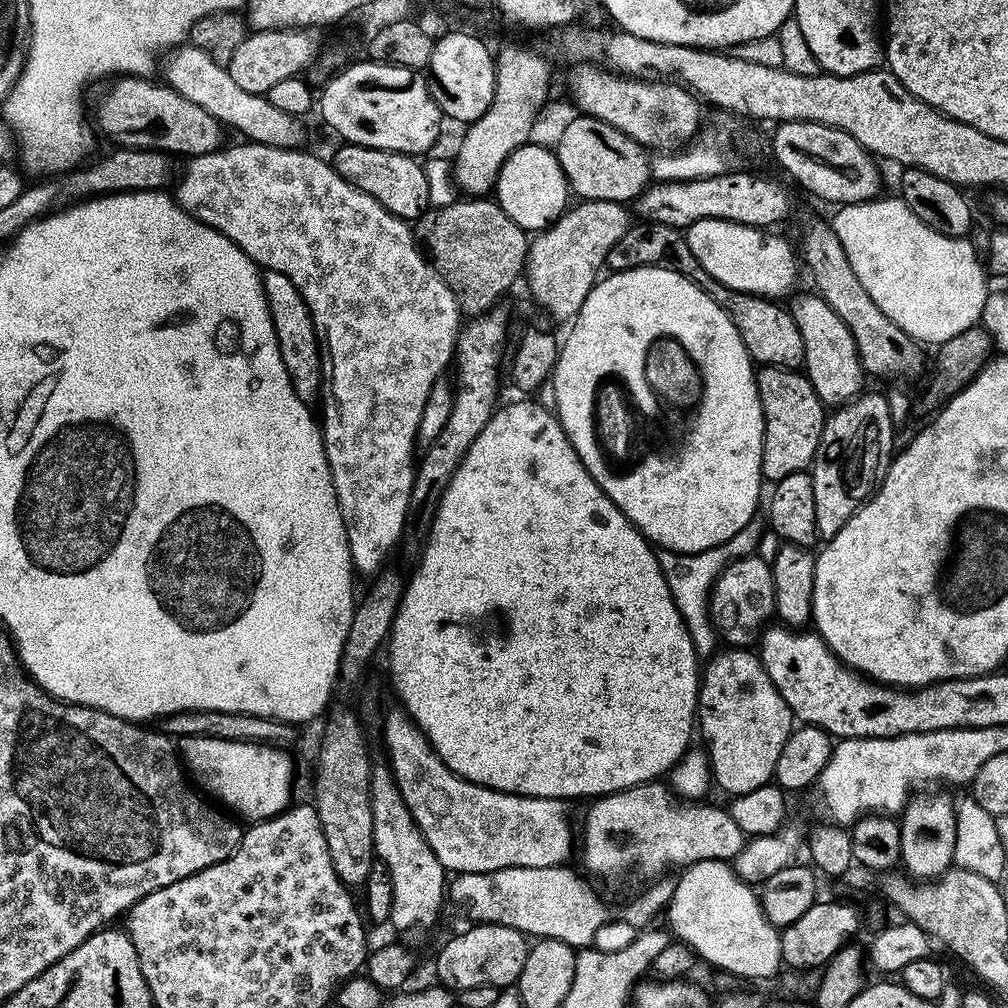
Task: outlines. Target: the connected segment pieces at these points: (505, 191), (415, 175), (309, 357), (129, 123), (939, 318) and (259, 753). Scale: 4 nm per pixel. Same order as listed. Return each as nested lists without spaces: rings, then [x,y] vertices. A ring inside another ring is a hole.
[[[536,143],[523,144],[518,150],[514,150],[514,154],[510,154],[510,158],[506,158],[506,162],[500,167],[494,189],[496,203],[500,205],[502,210],[506,210],[508,217],[519,228],[524,229],[529,234],[536,234],[547,228],[565,212],[570,204],[570,199],[568,200],[568,196],[570,197],[568,180],[564,177],[564,171],[558,162],[555,151],[551,147],[543,148],[542,145]]]
[[[347,142],[339,146],[341,148],[330,156],[330,163],[346,183],[370,194],[370,198],[380,202],[390,214],[394,214],[400,220],[415,222],[423,212],[428,211],[426,174],[423,163],[417,157]]]
[[[265,271],[262,279],[278,350],[282,354],[282,362],[290,374],[290,382],[294,386],[298,398],[312,402],[312,399],[315,396],[317,399],[322,392],[322,365],[320,343],[316,337],[310,310],[302,298],[302,294],[298,294],[298,286],[294,286],[294,282],[290,282],[290,278],[286,278],[286,274]]]
[[[129,75],[113,79],[100,100],[95,127],[99,131],[101,128],[113,140],[112,144],[121,149],[152,149],[167,154],[177,152],[183,158],[219,152],[225,143],[226,132],[214,115],[208,114],[172,87],[152,82],[148,78]]]
[[[884,199],[847,205],[844,220],[834,224],[858,282],[866,286],[866,294],[874,298],[878,310],[890,322],[924,346],[938,346],[954,334],[962,334],[962,330],[977,327],[990,286],[985,265],[970,242],[938,234],[921,220],[904,220],[909,215],[906,205]]]
[[[181,736],[178,751],[187,775],[209,797],[217,796],[212,798],[237,817],[245,816],[248,822],[268,820],[293,803],[292,760],[284,753],[287,751],[283,747],[254,742],[222,742],[222,738]]]

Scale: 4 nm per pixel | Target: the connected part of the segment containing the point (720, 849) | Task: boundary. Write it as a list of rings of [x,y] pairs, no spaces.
[[[664,782],[635,784],[623,792],[593,799],[584,816],[583,871],[600,880],[641,876],[652,882],[663,877],[671,864],[687,866],[699,860],[735,861],[746,843],[744,832],[738,830],[727,810],[708,803],[681,802]]]

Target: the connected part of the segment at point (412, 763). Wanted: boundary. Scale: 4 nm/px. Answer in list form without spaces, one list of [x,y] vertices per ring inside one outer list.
[[[395,706],[384,716],[384,748],[388,751],[386,763],[392,770],[398,790],[426,838],[430,850],[452,874],[461,872],[493,872],[507,868],[558,868],[569,863],[572,856],[572,824],[568,821],[565,801],[550,796],[515,796],[463,780],[442,762],[432,743],[412,723],[403,707]]]

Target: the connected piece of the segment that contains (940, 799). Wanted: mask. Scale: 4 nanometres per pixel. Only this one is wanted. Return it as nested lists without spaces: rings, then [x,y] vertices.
[[[932,790],[929,796],[916,794],[904,805],[899,817],[902,834],[900,864],[913,877],[922,882],[931,882],[940,877],[954,864],[954,838],[956,837],[956,804],[947,796],[947,791]]]

